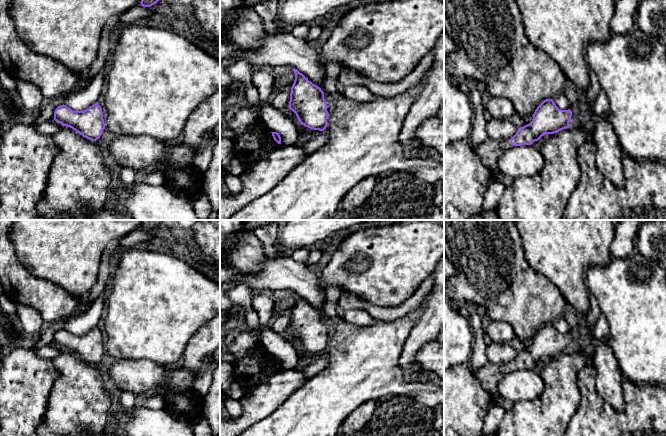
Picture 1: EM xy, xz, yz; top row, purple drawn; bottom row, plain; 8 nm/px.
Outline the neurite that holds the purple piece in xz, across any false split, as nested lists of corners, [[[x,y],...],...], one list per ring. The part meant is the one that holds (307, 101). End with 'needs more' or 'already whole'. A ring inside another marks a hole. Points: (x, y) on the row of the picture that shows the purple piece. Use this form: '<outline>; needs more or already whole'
[[[293,68],[293,71],[295,80],[291,87],[289,109],[305,127],[324,131],[329,116],[324,92],[297,69]]]; already whole

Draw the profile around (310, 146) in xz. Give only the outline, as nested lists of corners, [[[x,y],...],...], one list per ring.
[[[322,131],[315,138],[308,140],[302,145],[300,145],[300,147],[304,150],[306,154],[311,154],[316,152],[326,143],[328,143],[328,141],[329,141],[328,135],[326,134],[325,131]]]

